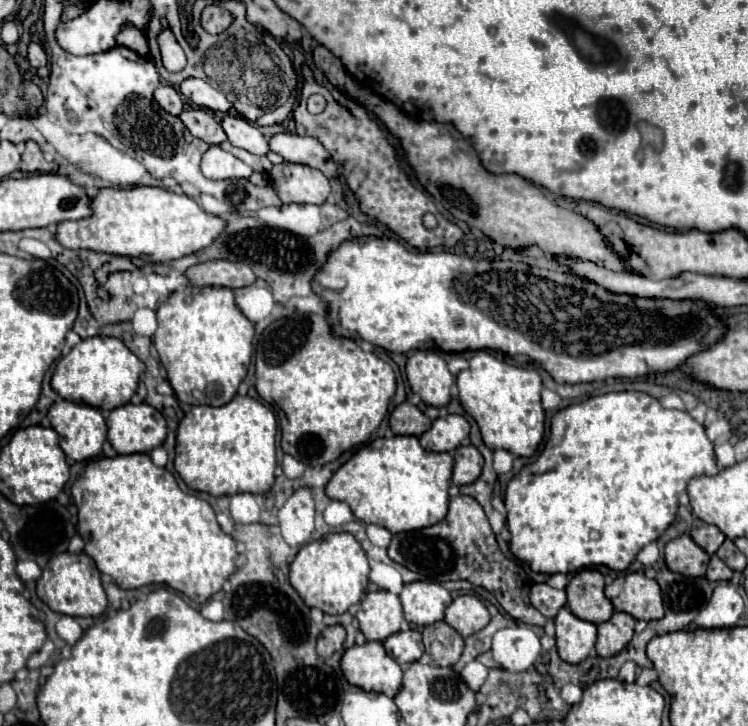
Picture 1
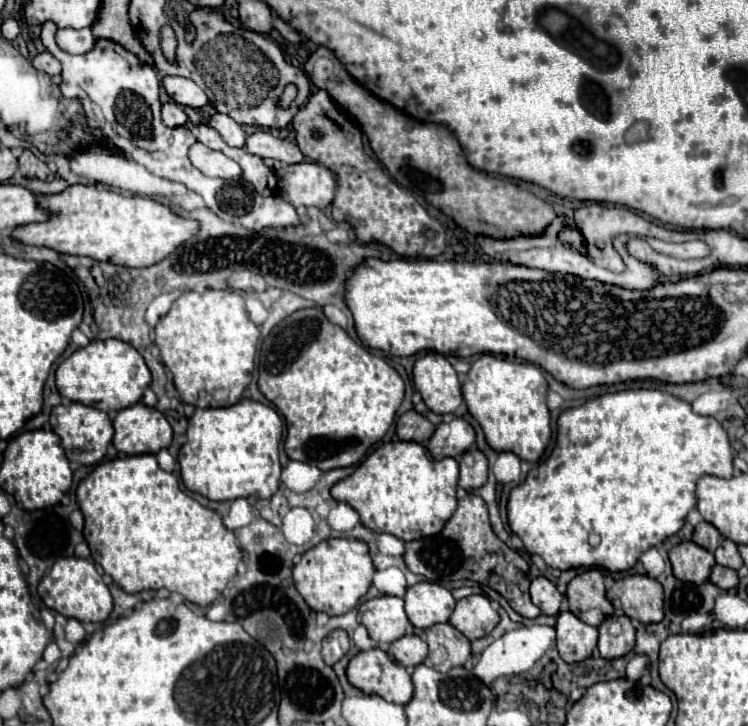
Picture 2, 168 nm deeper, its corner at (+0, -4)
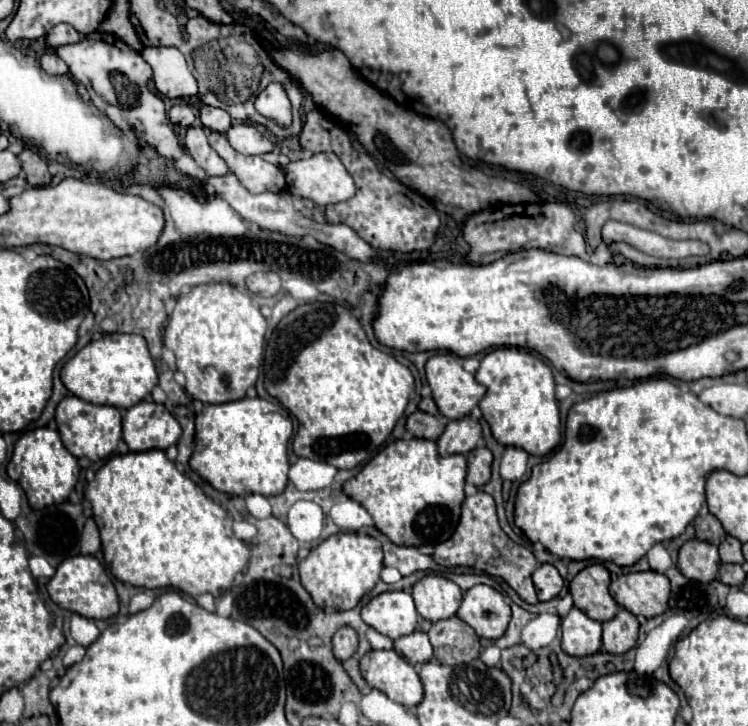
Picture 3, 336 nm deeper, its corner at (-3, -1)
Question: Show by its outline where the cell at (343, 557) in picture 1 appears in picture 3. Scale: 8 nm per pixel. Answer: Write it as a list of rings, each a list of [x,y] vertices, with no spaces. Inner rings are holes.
[[[336,533],[316,545],[306,559],[298,563],[304,589],[320,609],[354,609],[358,601],[378,583],[382,569],[382,545],[364,533]]]

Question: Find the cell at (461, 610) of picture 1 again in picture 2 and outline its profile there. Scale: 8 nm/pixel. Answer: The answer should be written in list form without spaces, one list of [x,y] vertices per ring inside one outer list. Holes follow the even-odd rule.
[[[473,594],[457,602],[449,624],[463,632],[469,640],[477,640],[487,636],[499,624],[499,614],[491,608],[487,596]]]

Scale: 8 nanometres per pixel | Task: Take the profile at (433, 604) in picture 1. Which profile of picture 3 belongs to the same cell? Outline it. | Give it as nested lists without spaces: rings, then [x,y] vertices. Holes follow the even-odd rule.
[[[440,575],[422,577],[412,587],[412,597],[418,615],[432,623],[452,617],[462,603],[460,587],[454,581]]]

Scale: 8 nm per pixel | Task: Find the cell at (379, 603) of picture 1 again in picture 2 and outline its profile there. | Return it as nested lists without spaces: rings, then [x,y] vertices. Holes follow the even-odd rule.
[[[377,596],[359,606],[361,624],[369,630],[377,644],[391,644],[407,630],[407,614],[403,600],[397,596]]]

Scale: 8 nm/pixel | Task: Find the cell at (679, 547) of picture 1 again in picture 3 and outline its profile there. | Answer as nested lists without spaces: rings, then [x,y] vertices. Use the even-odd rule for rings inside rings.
[[[690,539],[680,547],[678,569],[698,583],[710,583],[716,579],[720,567],[718,547],[700,539]]]

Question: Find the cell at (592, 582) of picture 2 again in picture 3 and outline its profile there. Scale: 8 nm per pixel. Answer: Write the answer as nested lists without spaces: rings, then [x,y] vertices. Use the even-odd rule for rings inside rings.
[[[594,563],[582,569],[570,581],[570,595],[574,599],[574,607],[584,611],[594,621],[610,621],[618,613],[618,605],[608,593],[610,573],[604,565]]]

